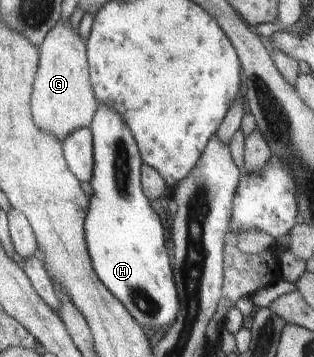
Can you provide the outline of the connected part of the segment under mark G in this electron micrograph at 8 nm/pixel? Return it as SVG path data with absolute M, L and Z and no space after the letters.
M61 20L45 38L39 49L40 68L32 95L32 112L37 126L54 134L62 142L76 130L90 128L99 110L91 84L88 48L76 28Z

